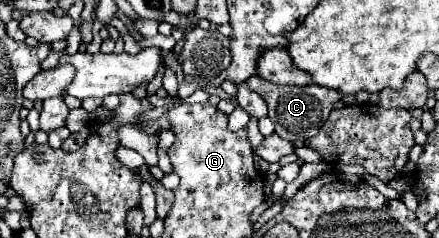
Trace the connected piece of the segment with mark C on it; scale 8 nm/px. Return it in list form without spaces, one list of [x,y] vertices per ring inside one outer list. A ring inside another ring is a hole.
[[[253,75],[251,79],[245,81],[249,89],[253,89],[255,93],[259,93],[267,105],[269,105],[269,119],[275,125],[275,133],[287,141],[305,141],[311,139],[311,135],[317,135],[319,129],[323,127],[323,123],[327,121],[333,103],[341,101],[343,95],[339,95],[339,91],[331,91],[329,87],[319,87],[315,83],[311,85],[303,85],[303,87],[295,87],[295,85],[275,85],[271,81],[261,79],[259,75]]]

